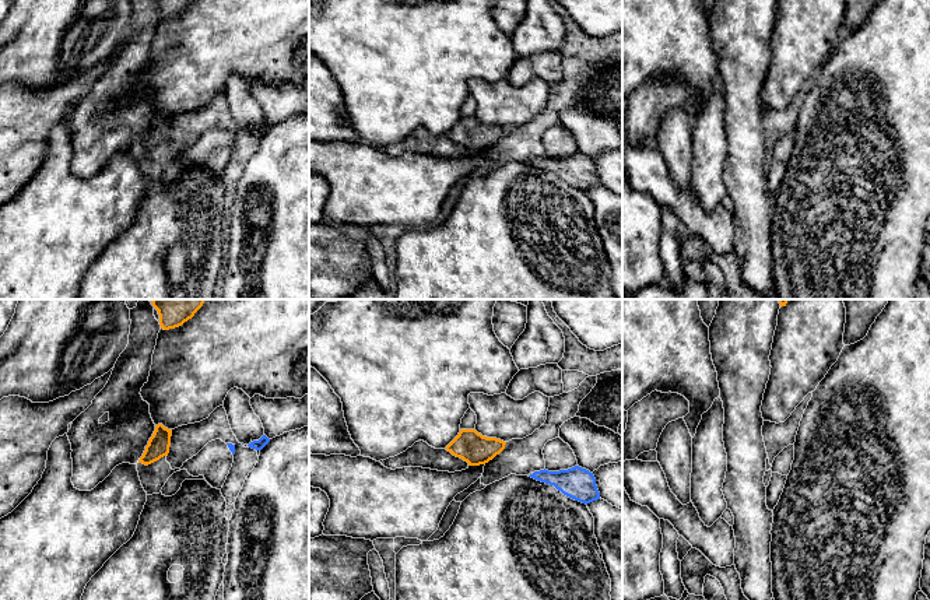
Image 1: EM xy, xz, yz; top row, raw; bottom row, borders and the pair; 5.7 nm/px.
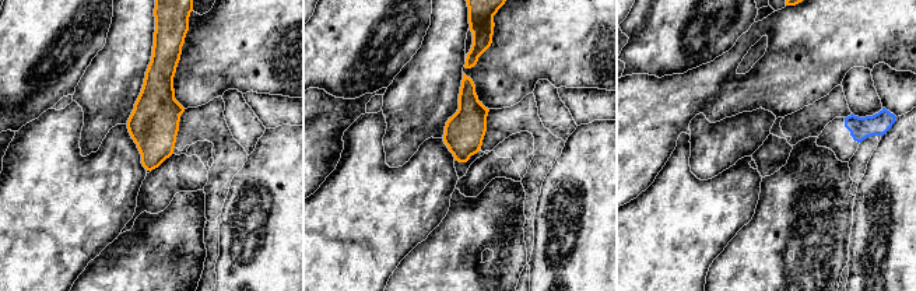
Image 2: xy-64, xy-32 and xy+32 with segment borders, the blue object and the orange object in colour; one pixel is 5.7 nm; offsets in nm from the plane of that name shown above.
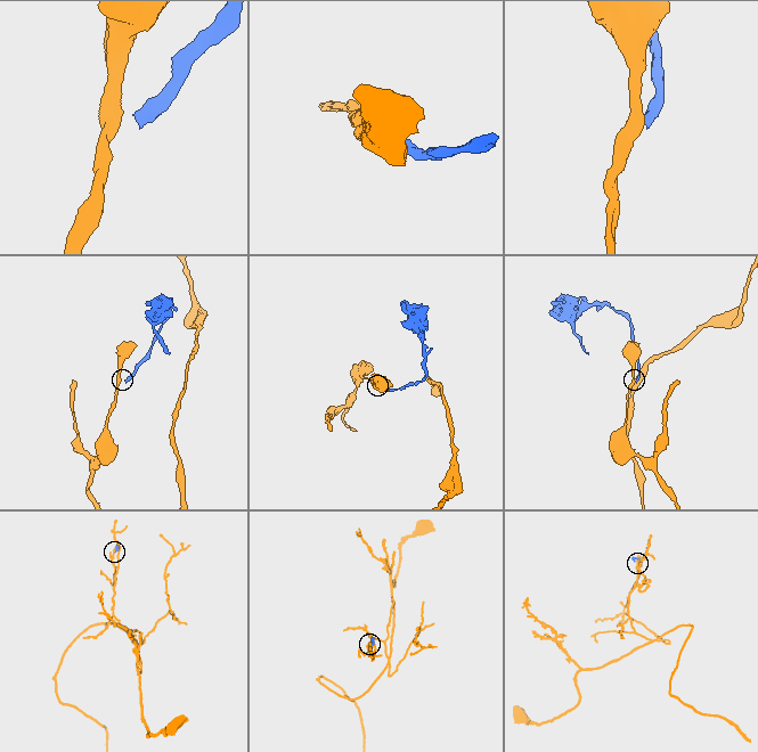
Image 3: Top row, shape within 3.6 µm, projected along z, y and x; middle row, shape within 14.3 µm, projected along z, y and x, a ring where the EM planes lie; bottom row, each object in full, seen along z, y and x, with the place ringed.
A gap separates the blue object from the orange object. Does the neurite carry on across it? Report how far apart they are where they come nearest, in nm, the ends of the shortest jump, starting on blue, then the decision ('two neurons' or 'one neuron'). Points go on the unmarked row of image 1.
220 nm | xz (530, 161), (504, 134) | two neurons

